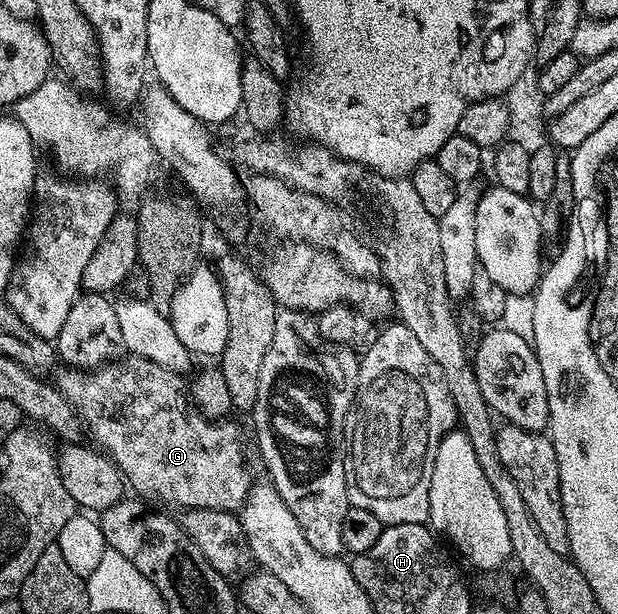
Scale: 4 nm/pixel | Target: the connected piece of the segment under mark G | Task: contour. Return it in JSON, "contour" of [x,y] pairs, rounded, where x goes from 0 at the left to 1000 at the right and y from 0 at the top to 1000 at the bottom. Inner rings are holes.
{"contour":[[[210,577],[201,578],[197,583],[188,583],[178,590],[168,591],[165,599],[155,599],[141,604],[131,599],[118,599],[113,596],[100,601],[104,606],[92,617],[92,630],[99,643],[115,656],[123,678],[128,679],[133,695],[147,702],[147,710],[155,725],[172,741],[178,743],[183,754],[191,759],[193,767],[199,770],[201,783],[209,790],[220,809],[230,811],[233,816],[259,814],[264,821],[285,821],[290,831],[307,831],[311,827],[337,827],[346,834],[377,834],[385,836],[393,826],[400,808],[406,803],[409,777],[400,764],[400,749],[393,744],[393,710],[387,705],[383,692],[374,686],[374,681],[359,684],[333,684],[328,676],[316,666],[316,660],[309,655],[304,627],[299,624],[298,614],[291,607],[280,603],[267,603],[267,596],[254,596],[254,590],[241,590],[241,583],[228,583]]]}

